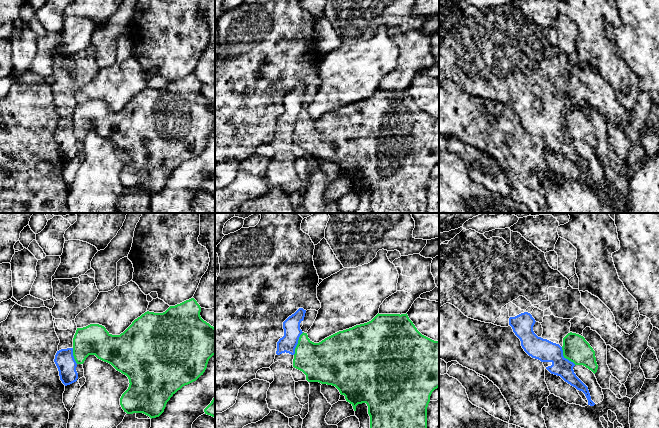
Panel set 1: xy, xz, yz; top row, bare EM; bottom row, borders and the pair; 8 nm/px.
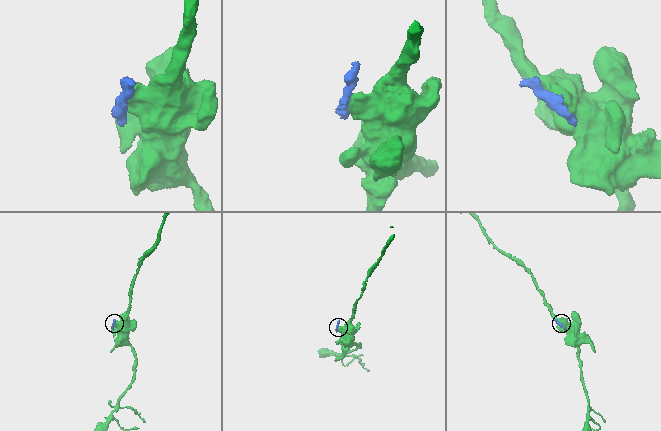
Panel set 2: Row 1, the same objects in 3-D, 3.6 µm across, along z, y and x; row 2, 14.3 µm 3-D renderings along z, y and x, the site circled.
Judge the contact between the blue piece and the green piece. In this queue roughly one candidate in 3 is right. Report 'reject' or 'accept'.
reject

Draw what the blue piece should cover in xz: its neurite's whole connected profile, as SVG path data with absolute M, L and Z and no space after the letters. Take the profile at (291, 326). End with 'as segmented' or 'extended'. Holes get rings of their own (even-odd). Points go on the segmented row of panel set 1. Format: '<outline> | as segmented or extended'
M299 308L283 322L284 336L277 342L274 363L270 366L274 381L267 391L267 404L270 410L276 410L288 418L301 414L303 405L295 394L295 381L292 377L295 348L300 335L300 323L306 310Z | extended

